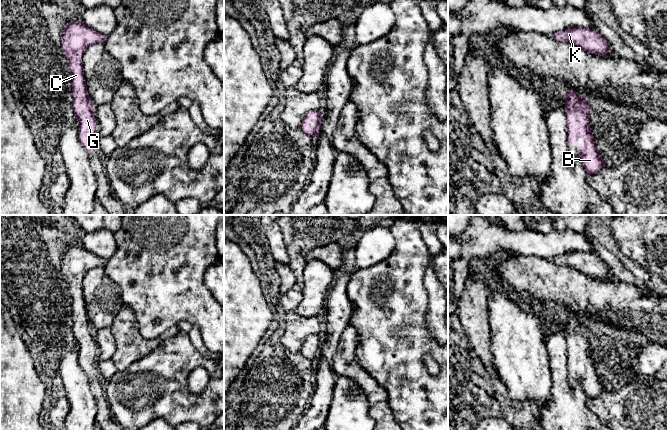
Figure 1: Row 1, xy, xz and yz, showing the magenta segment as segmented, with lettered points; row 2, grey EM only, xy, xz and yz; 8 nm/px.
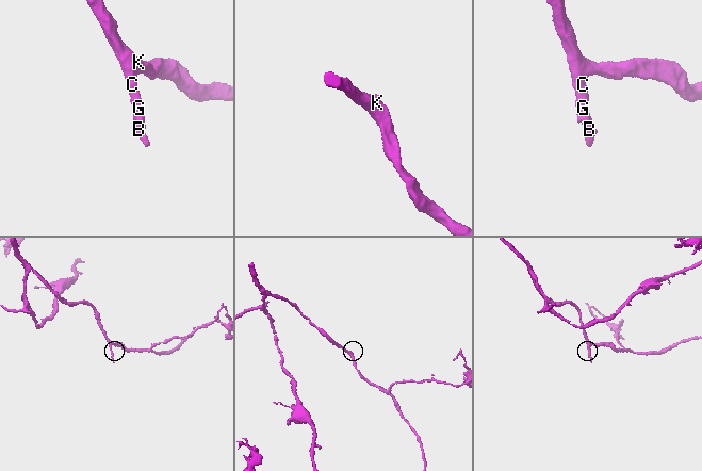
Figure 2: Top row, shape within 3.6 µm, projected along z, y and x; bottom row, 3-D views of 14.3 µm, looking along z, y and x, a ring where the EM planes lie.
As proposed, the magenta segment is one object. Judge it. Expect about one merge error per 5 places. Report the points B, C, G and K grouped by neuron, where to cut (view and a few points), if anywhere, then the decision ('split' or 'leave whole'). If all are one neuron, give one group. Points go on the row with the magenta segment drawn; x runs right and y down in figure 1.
B C G K; no cut; leave whole

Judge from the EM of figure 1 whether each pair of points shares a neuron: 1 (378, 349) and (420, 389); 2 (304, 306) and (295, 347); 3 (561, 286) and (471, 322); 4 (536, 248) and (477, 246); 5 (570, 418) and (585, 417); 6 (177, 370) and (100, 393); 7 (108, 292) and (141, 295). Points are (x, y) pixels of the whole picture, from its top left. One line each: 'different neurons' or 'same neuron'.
1: same neuron
2: different neurons
3: different neurons
4: same neuron
5: same neuron
6: different neurons
7: different neurons

